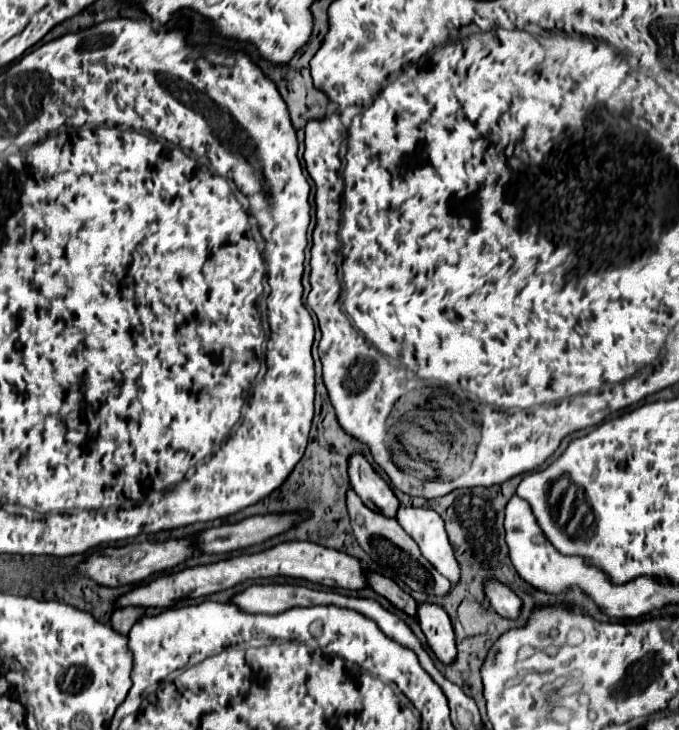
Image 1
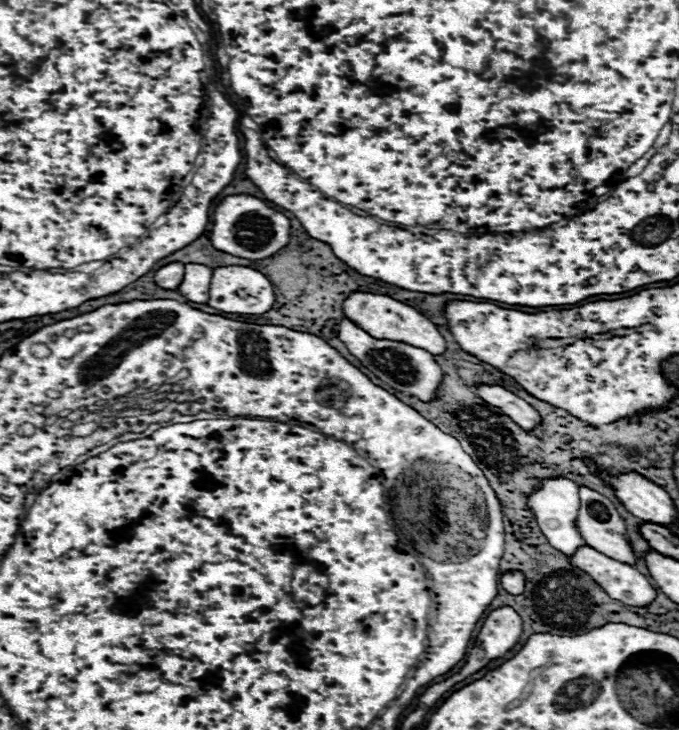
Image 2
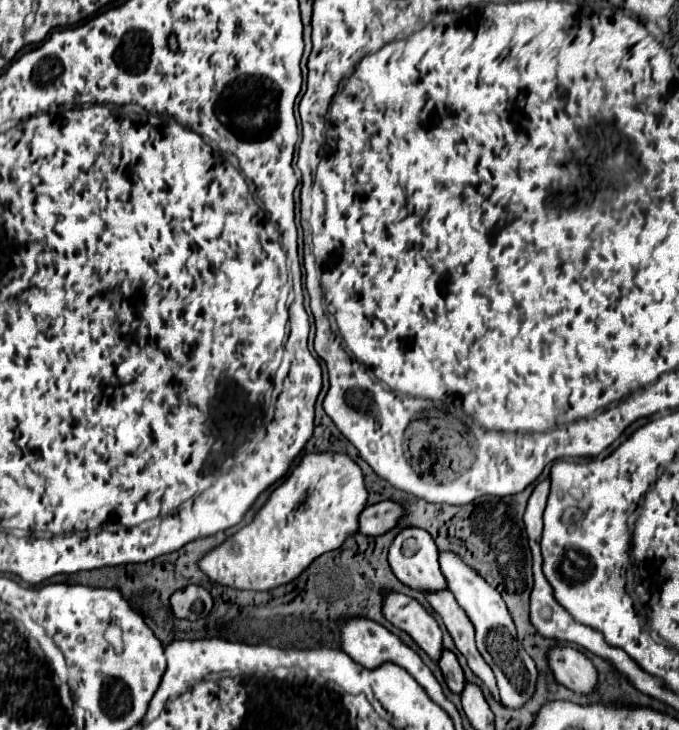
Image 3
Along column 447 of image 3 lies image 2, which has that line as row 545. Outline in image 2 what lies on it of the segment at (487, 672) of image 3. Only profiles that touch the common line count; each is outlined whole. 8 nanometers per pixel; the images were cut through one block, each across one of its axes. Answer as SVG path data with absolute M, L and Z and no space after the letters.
M578 486L578 490L580 490L580 510L578 510L578 518L576 518L576 530L582 536L582 540L588 546L596 548L598 552L604 552L604 556L608 556L608 558L620 560L624 564L634 564L638 558L624 538L626 526L624 526L624 520L620 518L620 514L616 512L614 504L606 496L598 494L592 488Z

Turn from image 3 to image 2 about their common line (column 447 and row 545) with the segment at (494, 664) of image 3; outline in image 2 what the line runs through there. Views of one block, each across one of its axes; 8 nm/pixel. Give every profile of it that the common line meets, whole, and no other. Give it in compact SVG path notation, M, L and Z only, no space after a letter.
M544 478L542 486L538 490L534 490L528 498L526 504L530 508L530 512L536 516L536 522L540 526L540 532L550 540L550 544L564 552L564 554L572 554L578 544L586 544L580 534L576 532L576 514L578 514L578 506L580 506L580 498L578 498L578 486L564 478Z

